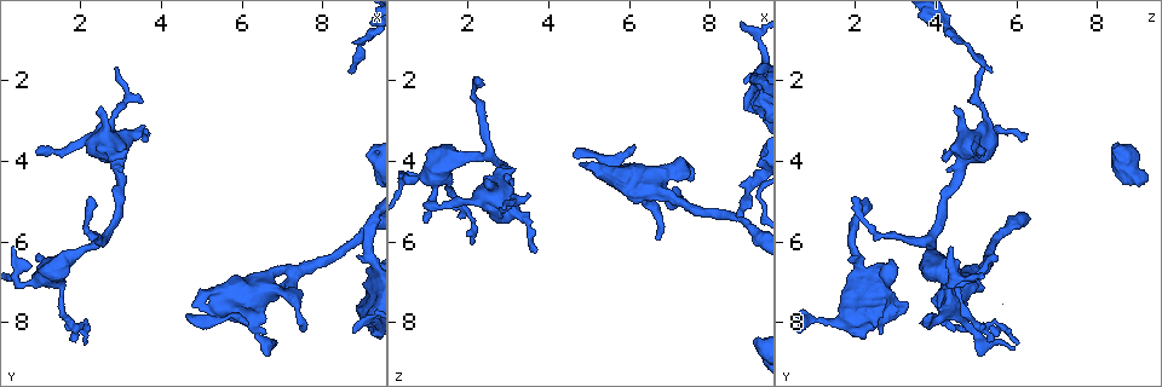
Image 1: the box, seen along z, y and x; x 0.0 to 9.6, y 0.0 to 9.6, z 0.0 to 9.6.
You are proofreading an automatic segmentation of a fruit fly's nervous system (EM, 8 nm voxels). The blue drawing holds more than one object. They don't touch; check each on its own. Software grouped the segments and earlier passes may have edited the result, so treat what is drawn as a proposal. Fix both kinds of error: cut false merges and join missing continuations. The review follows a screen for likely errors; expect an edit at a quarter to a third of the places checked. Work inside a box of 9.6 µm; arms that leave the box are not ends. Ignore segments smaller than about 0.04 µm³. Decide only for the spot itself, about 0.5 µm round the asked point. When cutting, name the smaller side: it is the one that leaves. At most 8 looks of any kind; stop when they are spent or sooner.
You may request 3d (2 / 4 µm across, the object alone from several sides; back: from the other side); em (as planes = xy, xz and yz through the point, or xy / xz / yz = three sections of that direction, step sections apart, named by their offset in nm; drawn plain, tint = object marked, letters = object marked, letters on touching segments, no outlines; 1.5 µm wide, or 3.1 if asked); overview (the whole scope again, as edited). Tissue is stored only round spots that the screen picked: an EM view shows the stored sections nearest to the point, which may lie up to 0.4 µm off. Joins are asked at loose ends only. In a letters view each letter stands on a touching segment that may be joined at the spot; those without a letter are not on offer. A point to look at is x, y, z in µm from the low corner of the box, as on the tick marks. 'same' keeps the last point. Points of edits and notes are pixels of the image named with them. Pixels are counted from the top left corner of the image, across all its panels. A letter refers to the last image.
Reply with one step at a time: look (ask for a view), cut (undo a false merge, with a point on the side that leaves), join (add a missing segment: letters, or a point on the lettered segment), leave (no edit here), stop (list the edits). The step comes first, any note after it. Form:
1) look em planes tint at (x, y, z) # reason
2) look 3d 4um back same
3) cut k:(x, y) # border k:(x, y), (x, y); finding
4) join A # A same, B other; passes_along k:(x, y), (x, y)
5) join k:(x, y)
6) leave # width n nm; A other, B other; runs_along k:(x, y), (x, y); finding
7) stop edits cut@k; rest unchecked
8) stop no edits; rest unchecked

look 3d 4um at (2.50, 5.90, 3.85) # a narrow waist

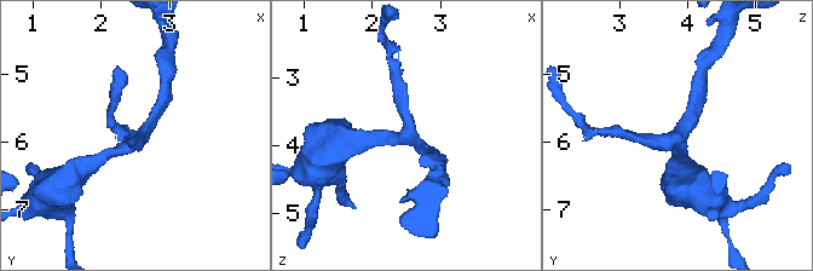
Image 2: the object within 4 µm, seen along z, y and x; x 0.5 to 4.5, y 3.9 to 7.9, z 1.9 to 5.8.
look em planes plain at (2.50, 5.90, 3.90) # need the tissue

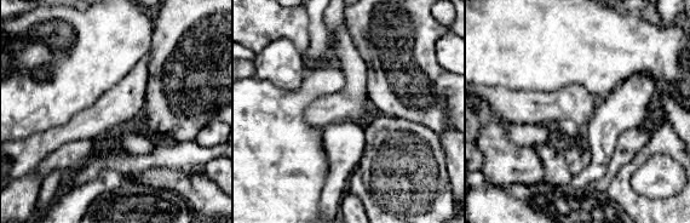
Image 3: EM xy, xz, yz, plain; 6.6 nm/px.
look em planes letters same # what lies round it

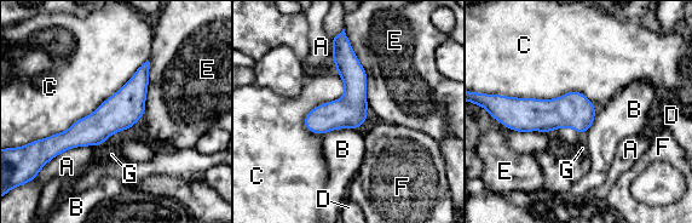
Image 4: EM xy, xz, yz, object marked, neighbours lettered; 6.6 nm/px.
leave # A other, B other, C other, D other, E other, F other, G other; border 4:(148, 59), (90, 114), (41, 139); one cell here

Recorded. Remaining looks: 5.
look 3d 2um at (3.65, 3.30, 6.30) # an open end

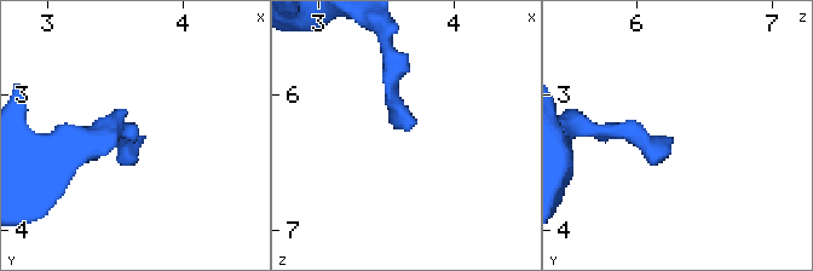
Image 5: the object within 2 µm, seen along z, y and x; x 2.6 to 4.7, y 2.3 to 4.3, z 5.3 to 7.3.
look em xz step 8 letters at (3.66, 3.32, 6.26)

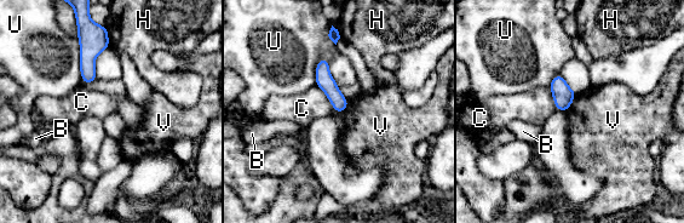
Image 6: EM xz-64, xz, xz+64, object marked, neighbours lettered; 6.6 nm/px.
look em planes letters same

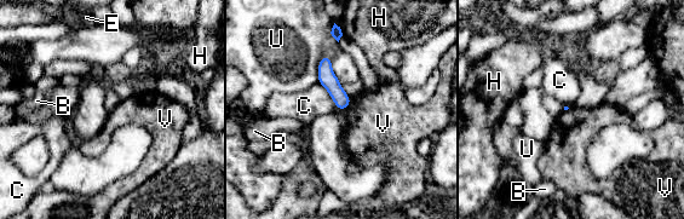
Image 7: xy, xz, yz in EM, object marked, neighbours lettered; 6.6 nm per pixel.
leave # longest_contact C 220 nm; B other, C other, E other, H other, U other, V other; border 7:(318, 82), (328, 92), (338, 109); none of them fits

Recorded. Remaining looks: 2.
look 3d 4um at (4.80, 7.65, 4.05) # free end

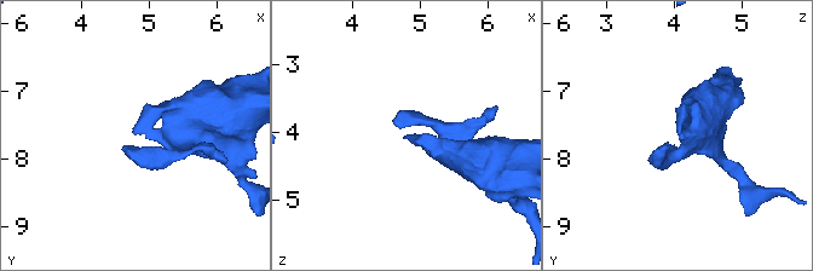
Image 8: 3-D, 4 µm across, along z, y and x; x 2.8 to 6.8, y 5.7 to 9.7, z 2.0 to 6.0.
look em planes letters at (4.80, 7.60, 4.05) # need the tissue

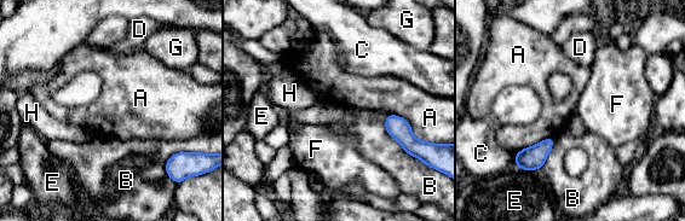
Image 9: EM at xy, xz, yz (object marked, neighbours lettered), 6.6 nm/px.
leave # A other, B other, C other, D other, E other, F other, G other, H other; none of them fits

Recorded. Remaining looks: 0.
stop no edits; rest unchecked

